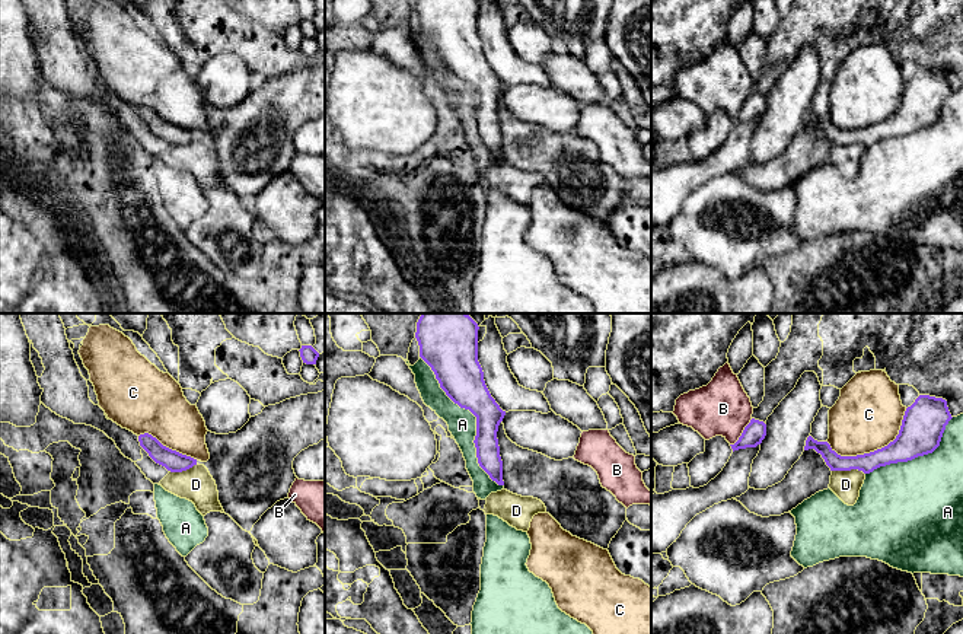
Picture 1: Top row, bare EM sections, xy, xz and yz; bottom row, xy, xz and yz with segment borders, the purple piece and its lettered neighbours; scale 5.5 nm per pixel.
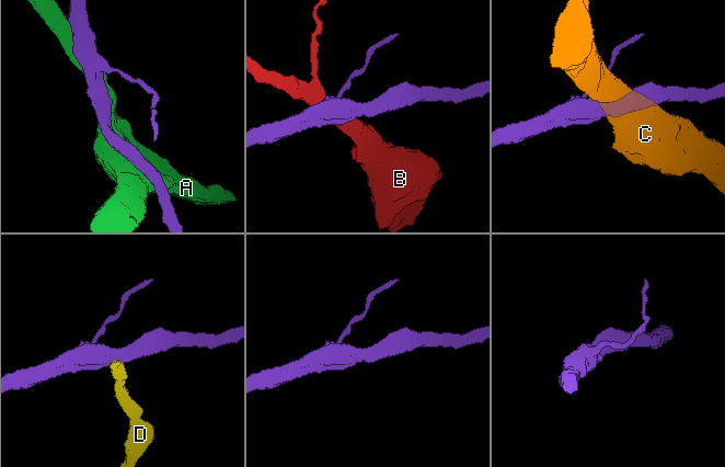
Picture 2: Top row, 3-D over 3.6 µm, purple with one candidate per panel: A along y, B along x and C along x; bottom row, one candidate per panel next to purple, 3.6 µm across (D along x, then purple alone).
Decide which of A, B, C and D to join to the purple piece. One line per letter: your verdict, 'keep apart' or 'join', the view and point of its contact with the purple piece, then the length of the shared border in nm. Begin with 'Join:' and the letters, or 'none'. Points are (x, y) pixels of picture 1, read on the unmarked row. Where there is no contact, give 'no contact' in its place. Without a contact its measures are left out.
Join: none
A: keep apart; contact xz (477, 94); length 850 nm
B: keep apart; contact yz (742, 107); length 200 nm
C: keep apart; contact yz (874, 124); length 480 nm
D: keep apart; contact yz (848, 143); length 190 nm

